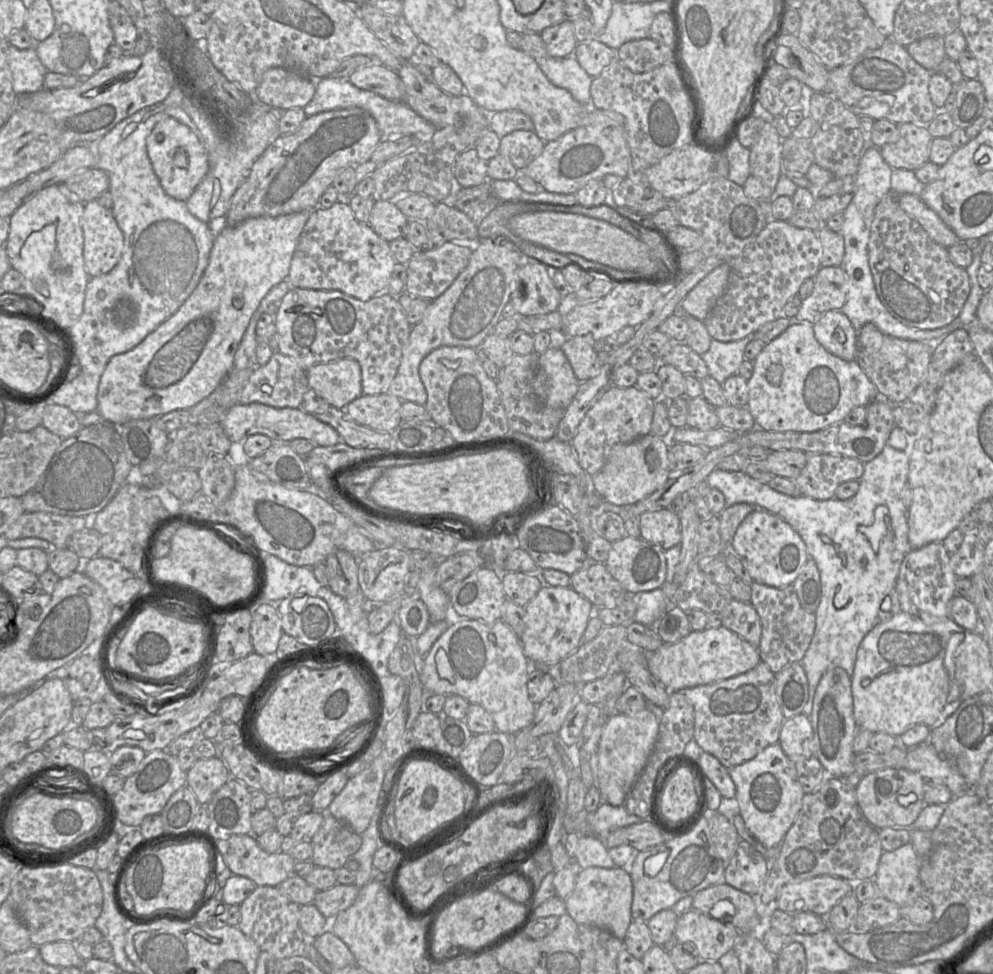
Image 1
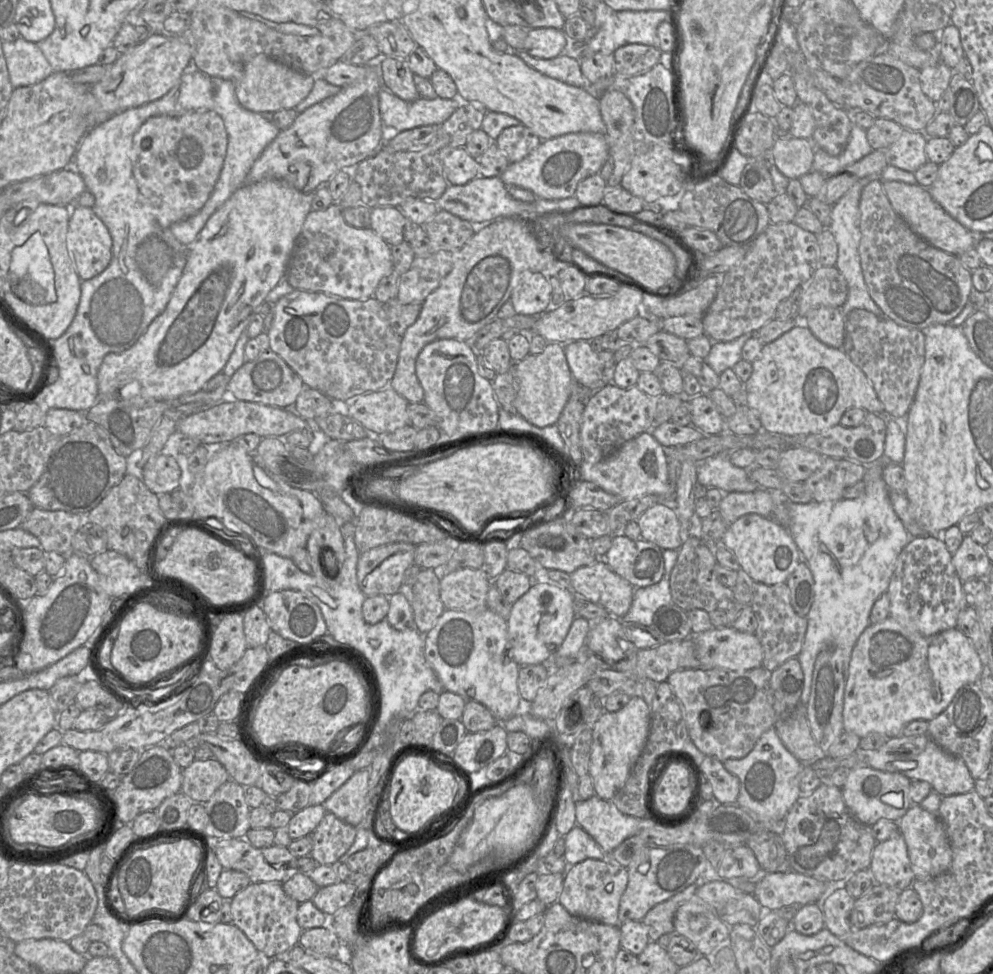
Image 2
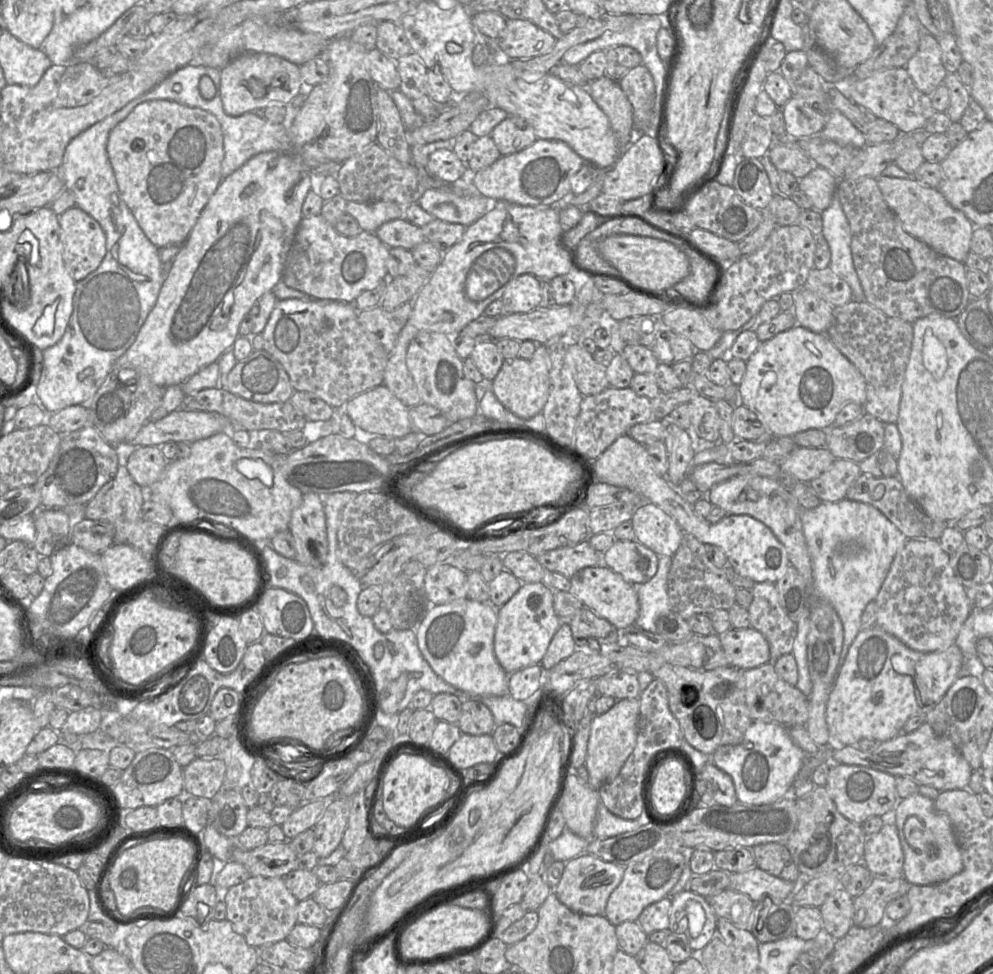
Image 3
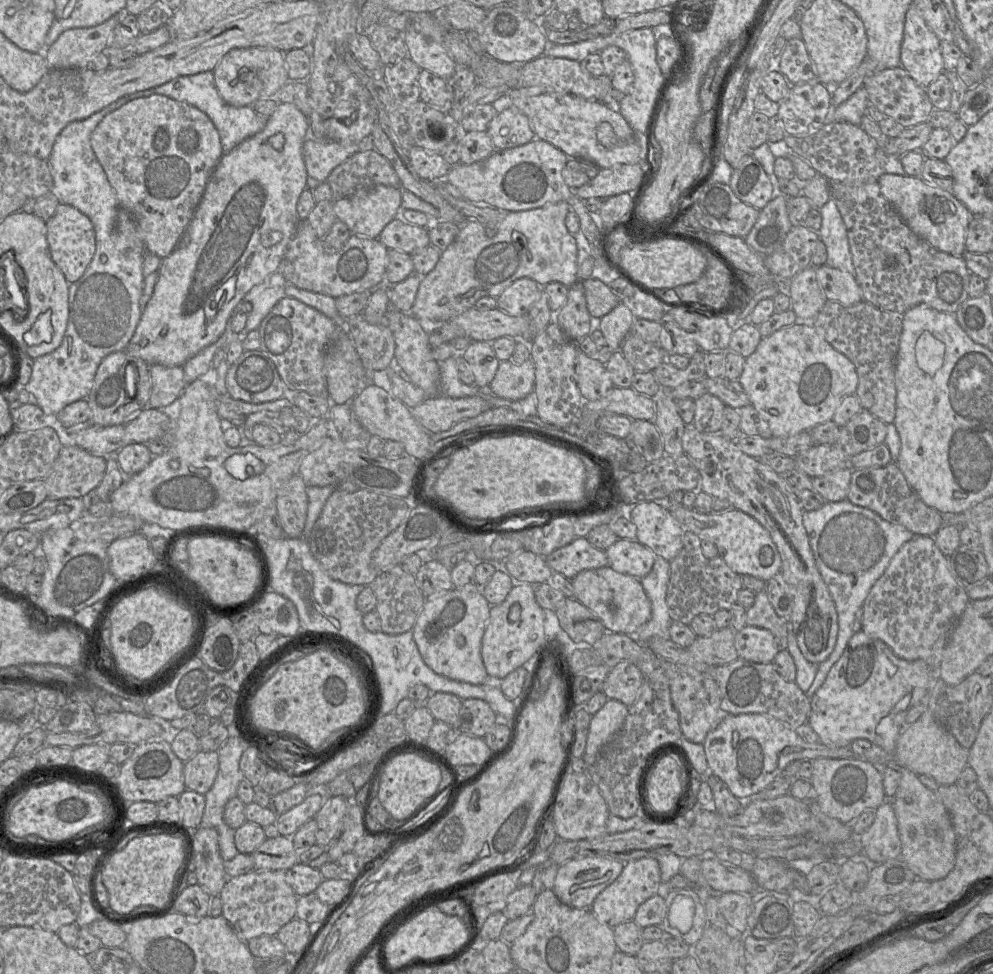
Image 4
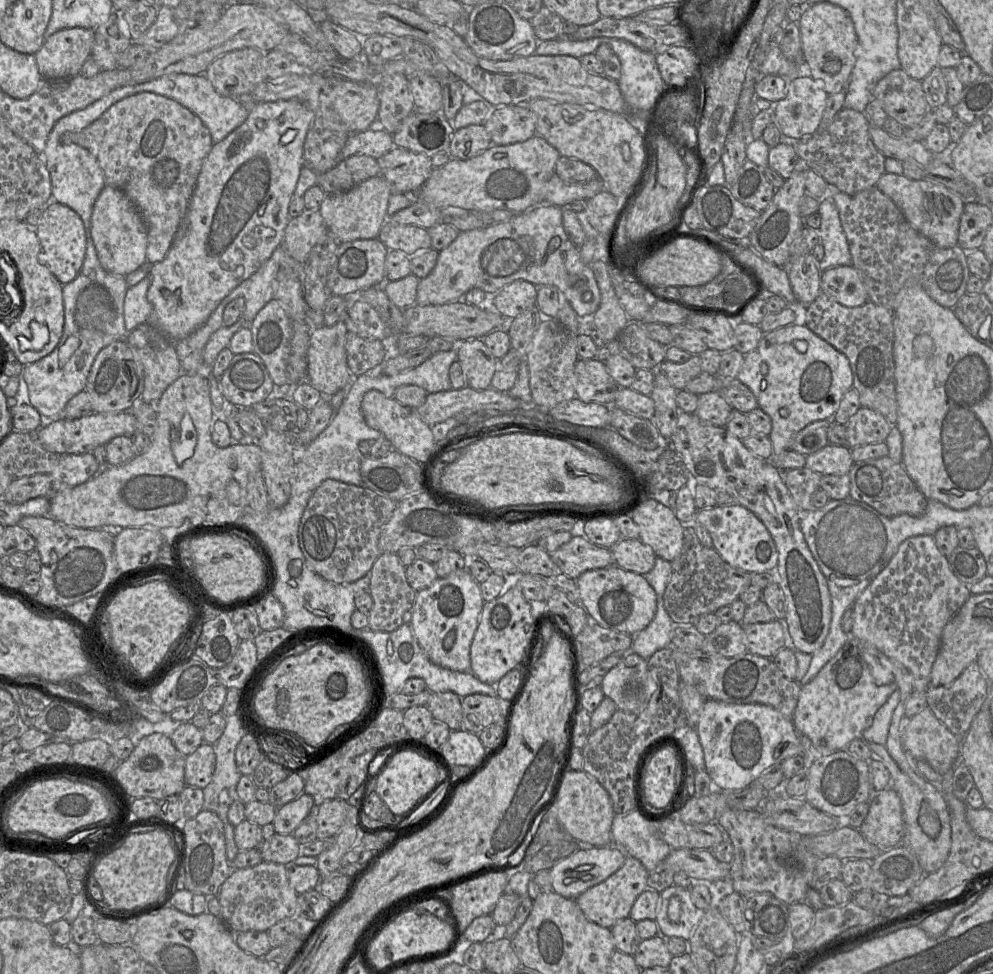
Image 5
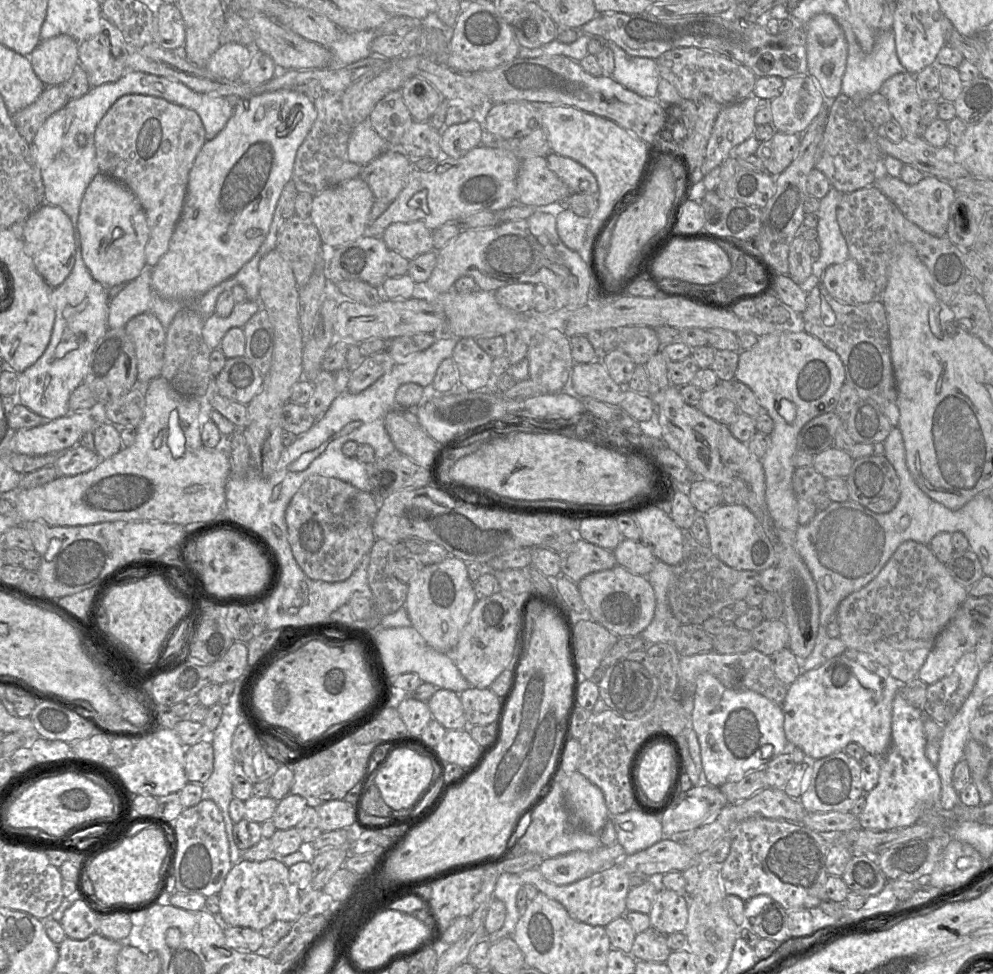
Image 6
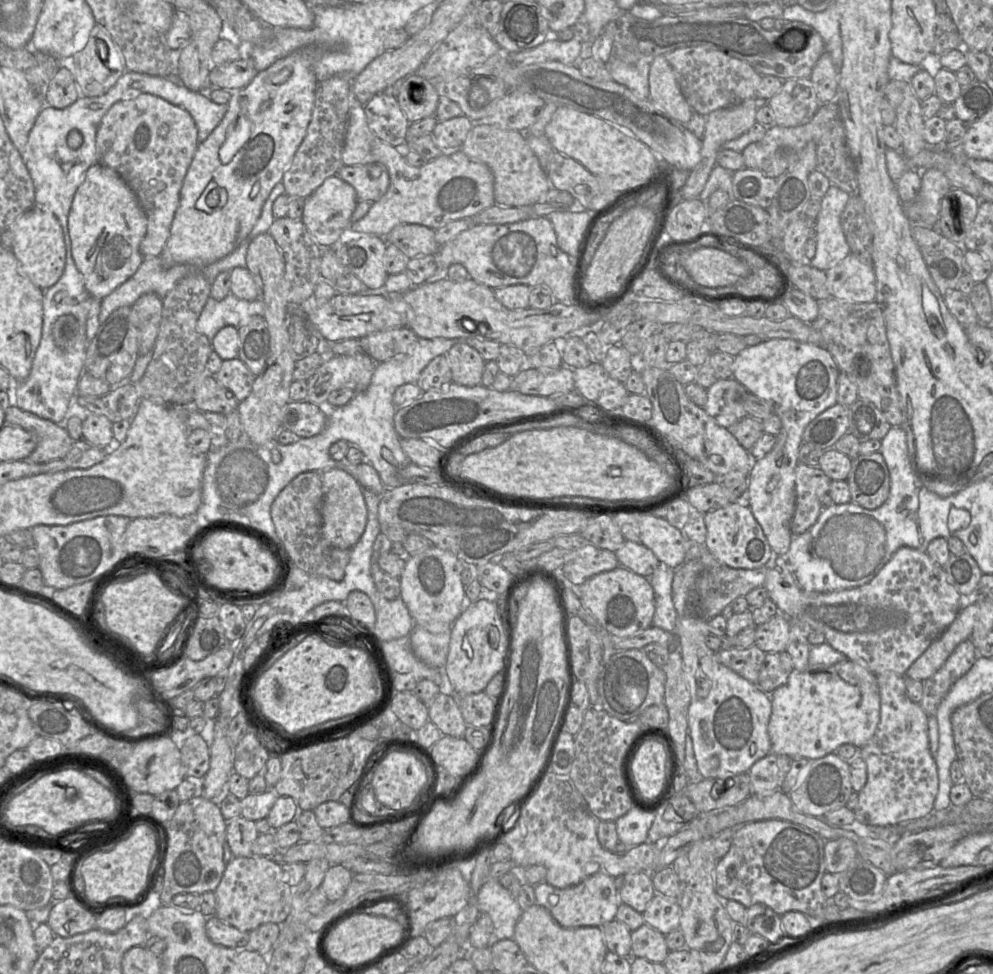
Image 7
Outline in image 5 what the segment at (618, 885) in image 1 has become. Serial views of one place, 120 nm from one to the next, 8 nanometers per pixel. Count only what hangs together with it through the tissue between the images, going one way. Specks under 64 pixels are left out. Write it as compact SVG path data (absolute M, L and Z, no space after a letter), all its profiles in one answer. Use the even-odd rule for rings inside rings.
M614 845L581 846L550 869L553 891L576 899L620 869L626 857L625 852Z

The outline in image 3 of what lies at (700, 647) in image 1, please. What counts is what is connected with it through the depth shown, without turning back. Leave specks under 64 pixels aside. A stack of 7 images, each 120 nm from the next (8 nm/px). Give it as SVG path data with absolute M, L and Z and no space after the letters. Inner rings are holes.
M752 627L718 634L729 666L747 670L770 661L770 645L765 636Z

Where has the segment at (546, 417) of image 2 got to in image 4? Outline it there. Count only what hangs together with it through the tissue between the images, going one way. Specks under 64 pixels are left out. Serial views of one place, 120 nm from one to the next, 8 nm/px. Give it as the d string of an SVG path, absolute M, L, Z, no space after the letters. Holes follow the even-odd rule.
M531 357L520 365L500 361L489 391L507 400L520 400L534 391L535 366Z

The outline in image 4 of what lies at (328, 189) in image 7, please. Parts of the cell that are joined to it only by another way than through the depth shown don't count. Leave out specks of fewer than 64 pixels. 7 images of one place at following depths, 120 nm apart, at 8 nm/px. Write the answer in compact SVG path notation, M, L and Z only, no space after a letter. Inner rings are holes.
M377 185L333 200L333 210L352 235L377 239L385 226L399 216L402 192L401 188Z

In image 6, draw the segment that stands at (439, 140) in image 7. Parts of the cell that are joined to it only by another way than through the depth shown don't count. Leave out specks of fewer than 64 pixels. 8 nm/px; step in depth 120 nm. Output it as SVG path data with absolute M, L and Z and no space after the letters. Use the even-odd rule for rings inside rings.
M476 119L444 127L441 130L443 155L460 158L483 143L484 128Z

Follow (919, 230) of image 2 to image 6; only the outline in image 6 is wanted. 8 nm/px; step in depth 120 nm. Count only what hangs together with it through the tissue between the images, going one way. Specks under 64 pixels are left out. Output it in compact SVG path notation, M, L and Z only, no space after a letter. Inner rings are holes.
M885 175L877 179L874 186L886 195L908 220L922 230L938 237L946 236L950 206L956 196L956 192L949 182L925 175L917 184L909 185L900 178Z

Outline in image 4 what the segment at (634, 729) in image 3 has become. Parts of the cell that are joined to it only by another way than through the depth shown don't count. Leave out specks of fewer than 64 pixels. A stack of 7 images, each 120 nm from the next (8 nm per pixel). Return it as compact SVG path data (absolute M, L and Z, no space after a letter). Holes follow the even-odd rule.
M608 699L605 705L591 717L586 750L583 760L588 769L596 761L600 749L622 728L629 707L615 699Z

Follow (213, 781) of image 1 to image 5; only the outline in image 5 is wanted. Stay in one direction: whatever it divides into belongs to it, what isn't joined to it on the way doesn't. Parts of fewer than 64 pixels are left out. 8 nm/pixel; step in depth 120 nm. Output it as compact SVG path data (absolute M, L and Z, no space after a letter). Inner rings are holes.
M203 742L194 752L185 756L186 786L204 788L215 768L215 753L212 744Z

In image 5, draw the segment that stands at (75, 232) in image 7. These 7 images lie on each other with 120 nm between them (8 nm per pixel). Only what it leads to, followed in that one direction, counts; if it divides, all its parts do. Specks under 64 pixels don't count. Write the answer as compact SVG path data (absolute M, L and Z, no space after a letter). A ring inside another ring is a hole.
M106 184L92 210L90 234L101 266L110 273L126 276L146 263L146 224L134 203L118 188Z

